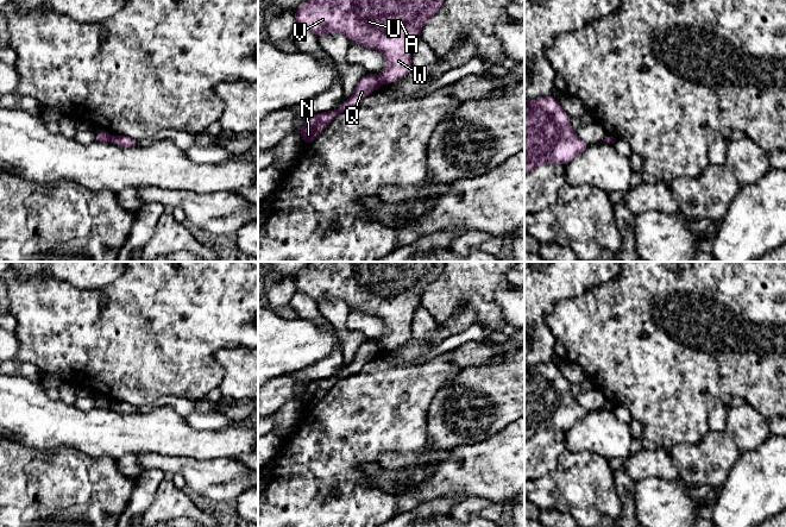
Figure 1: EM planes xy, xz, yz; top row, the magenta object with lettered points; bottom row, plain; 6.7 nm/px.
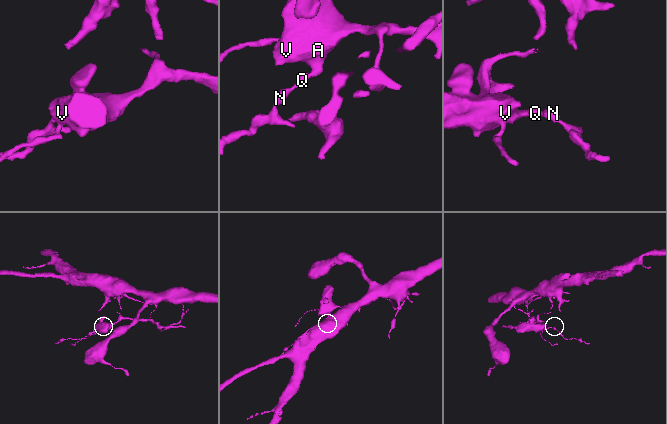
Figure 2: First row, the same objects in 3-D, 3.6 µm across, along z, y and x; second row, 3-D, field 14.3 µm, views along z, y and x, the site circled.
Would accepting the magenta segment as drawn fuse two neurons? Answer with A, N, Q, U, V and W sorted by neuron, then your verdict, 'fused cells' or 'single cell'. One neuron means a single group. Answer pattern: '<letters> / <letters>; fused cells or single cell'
A U V W / N Q; fused cells

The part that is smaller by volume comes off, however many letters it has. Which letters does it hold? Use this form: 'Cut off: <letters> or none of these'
Cut off: N, Q

